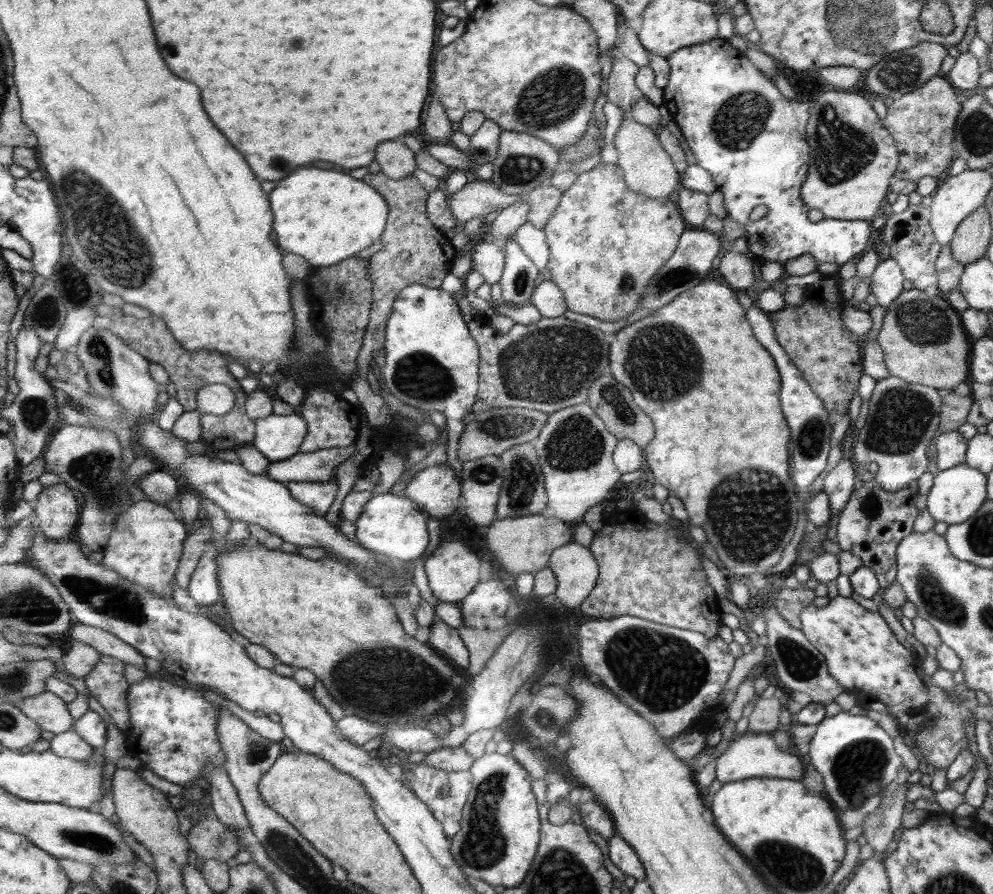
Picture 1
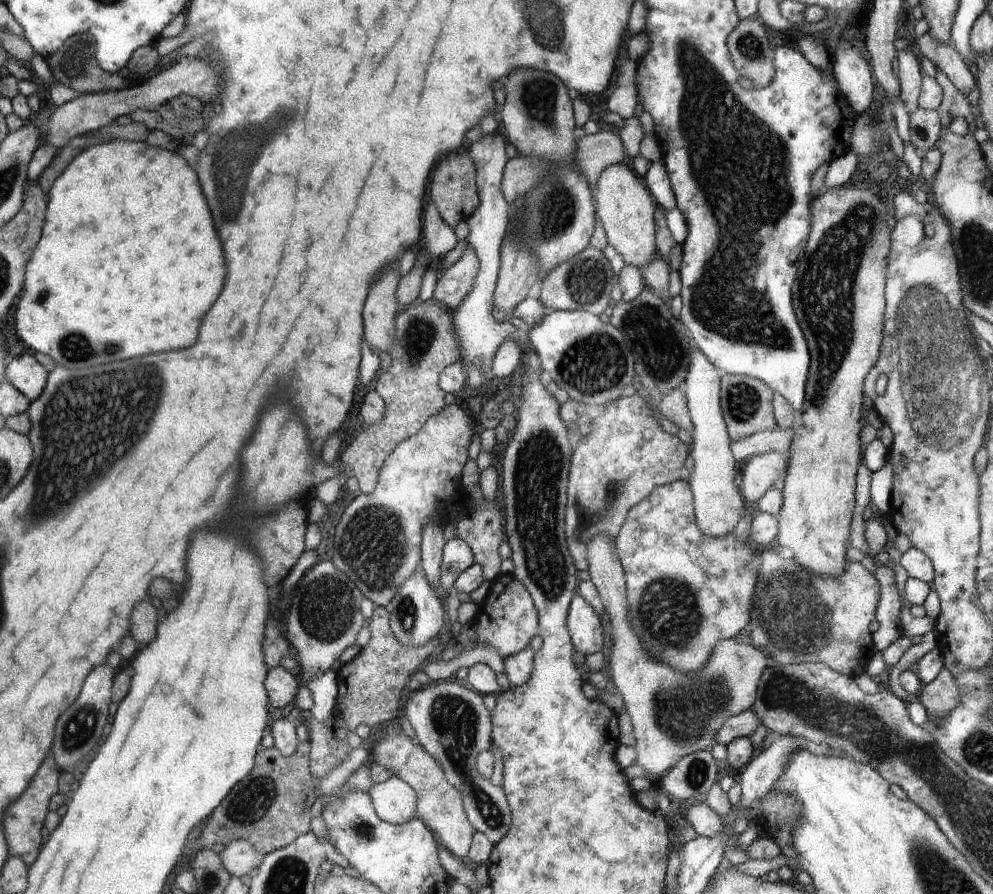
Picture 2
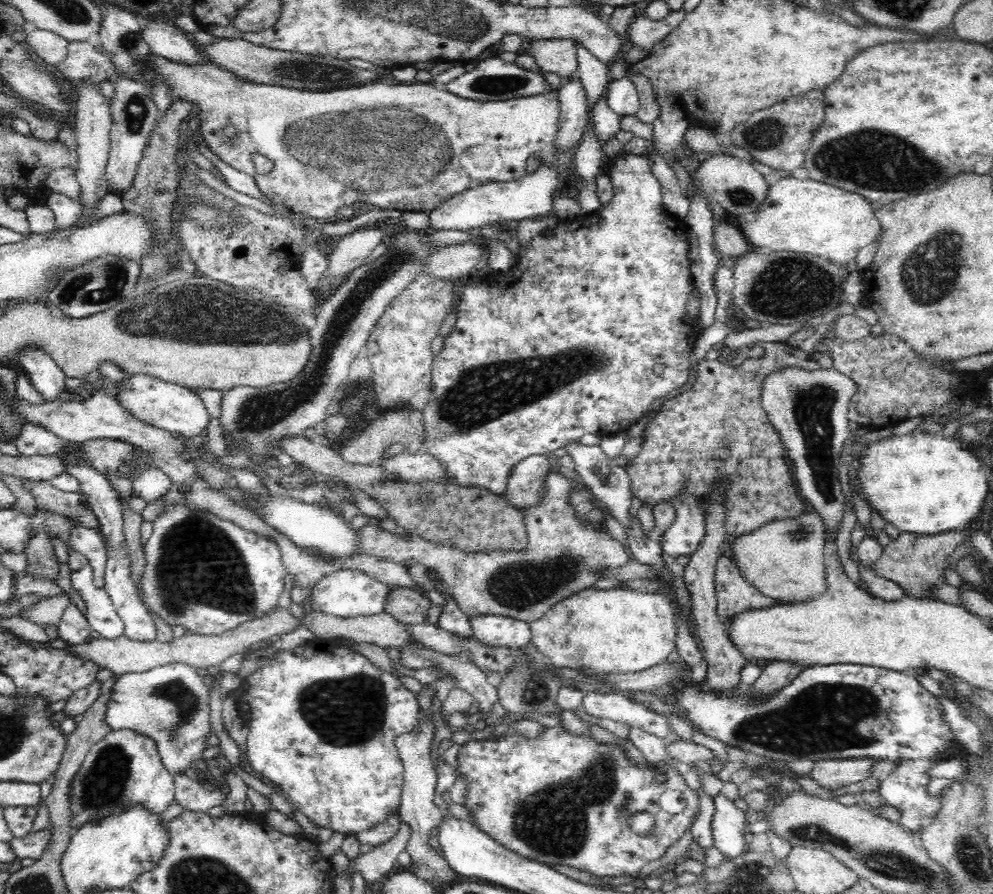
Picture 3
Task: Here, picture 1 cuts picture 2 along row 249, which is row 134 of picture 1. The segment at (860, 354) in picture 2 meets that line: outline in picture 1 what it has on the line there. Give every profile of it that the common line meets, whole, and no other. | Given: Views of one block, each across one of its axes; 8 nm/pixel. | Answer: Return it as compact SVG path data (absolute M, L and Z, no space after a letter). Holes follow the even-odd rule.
M824 92L820 95L820 98L814 102L814 110L810 110L812 116L809 117L808 126L806 126L806 140L810 144L810 166L808 166L808 174L806 174L806 180L800 190L800 197L802 201L808 205L808 208L820 209L820 212L826 219L836 220L873 220L876 216L876 212L880 210L882 206L882 200L886 198L886 195L890 192L890 184L894 180L894 174L899 161L899 152L897 151L894 139L890 136L886 127L884 127L882 120L876 115L872 108L872 100L868 96L860 96L860 94L850 94L850 92Z

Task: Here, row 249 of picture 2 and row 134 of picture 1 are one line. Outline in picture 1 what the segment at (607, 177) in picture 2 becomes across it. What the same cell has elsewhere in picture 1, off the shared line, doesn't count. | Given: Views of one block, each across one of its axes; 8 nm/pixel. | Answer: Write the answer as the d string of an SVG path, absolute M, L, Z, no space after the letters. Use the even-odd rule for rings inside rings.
M631 116L626 117L616 131L614 148L618 150L617 165L622 169L628 188L653 199L674 197L673 192L680 182L681 174L676 171L670 155L660 145L656 130L636 122Z

